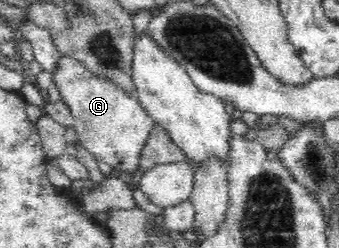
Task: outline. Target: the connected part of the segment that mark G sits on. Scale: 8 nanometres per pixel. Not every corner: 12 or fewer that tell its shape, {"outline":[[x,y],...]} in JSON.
{"outline":[[61,54],[53,82],[80,144],[140,173],[156,128],[136,96]]}

